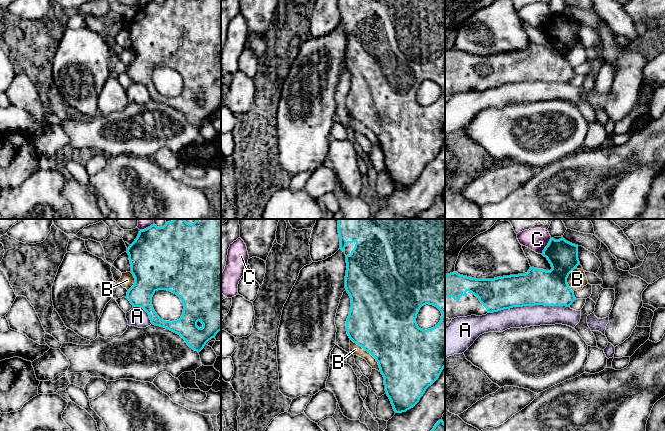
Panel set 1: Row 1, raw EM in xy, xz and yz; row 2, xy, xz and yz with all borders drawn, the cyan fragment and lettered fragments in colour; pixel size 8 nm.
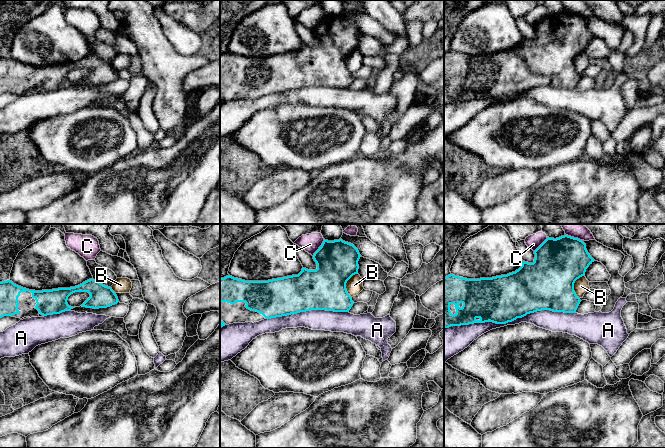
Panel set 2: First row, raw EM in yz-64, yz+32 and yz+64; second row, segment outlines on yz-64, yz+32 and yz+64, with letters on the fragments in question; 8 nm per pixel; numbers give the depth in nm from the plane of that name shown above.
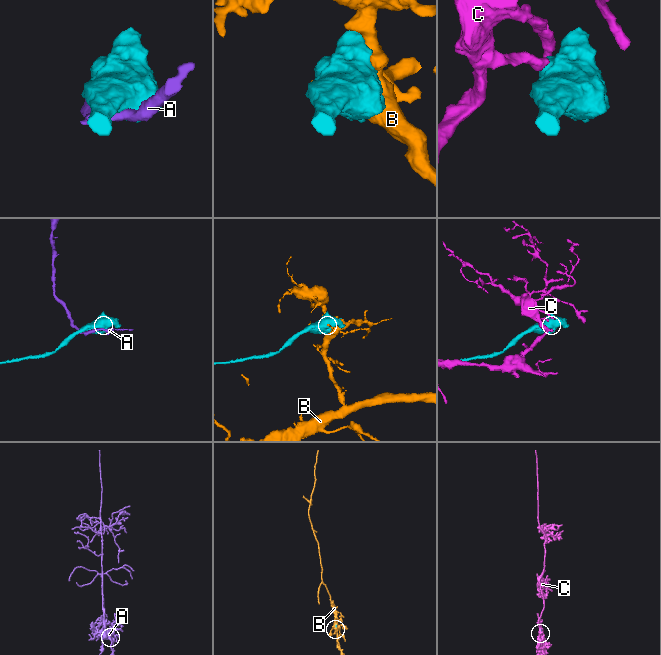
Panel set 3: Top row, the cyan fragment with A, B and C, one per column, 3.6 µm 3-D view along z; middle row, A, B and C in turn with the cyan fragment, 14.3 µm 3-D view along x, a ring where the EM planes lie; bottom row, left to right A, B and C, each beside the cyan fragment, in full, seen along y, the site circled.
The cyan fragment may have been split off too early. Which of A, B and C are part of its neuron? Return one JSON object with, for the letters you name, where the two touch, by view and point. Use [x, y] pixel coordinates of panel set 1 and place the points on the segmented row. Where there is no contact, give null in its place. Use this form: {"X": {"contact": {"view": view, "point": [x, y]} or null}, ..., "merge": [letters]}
{"B": {"contact": {"view": "xz", "point": [369, 352]}}, "merge": ["B"]}

